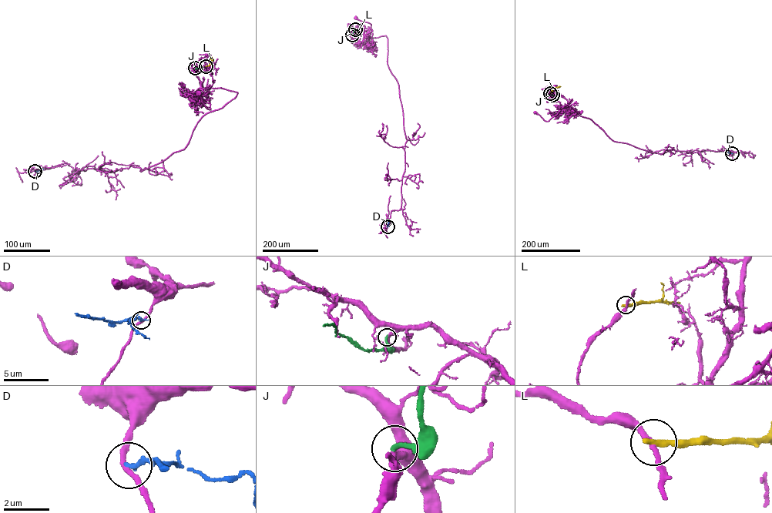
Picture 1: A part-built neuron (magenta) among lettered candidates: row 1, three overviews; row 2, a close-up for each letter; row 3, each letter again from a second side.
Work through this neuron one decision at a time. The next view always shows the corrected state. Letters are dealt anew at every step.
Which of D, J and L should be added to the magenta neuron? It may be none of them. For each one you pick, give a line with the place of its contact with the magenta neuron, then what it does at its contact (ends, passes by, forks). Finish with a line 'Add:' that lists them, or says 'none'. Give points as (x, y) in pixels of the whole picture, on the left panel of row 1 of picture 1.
Add: none

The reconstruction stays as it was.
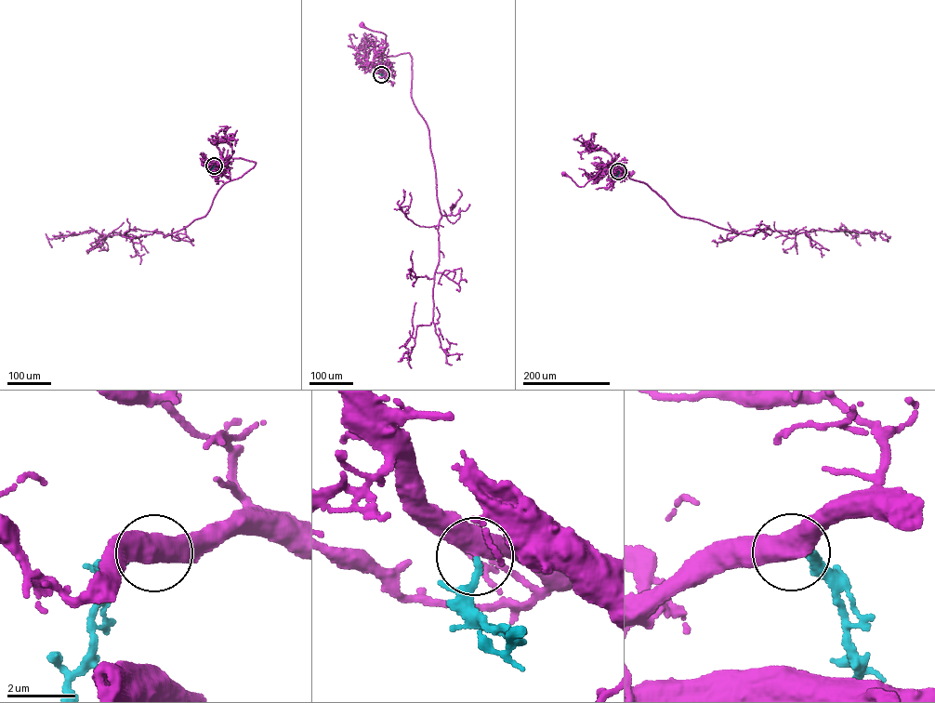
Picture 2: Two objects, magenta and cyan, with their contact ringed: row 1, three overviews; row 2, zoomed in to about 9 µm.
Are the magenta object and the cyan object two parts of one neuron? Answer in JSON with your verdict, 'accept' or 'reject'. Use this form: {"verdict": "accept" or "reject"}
{"verdict": "accept"}

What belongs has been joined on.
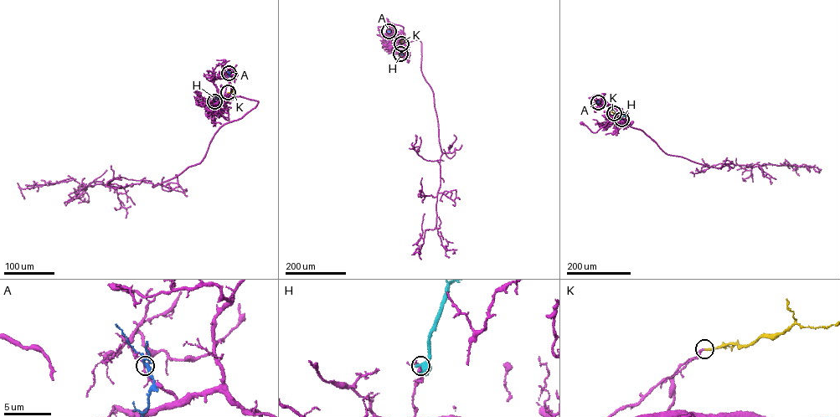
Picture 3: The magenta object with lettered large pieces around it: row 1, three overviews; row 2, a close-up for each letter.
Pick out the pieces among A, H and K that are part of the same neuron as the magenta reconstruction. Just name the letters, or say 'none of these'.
K

